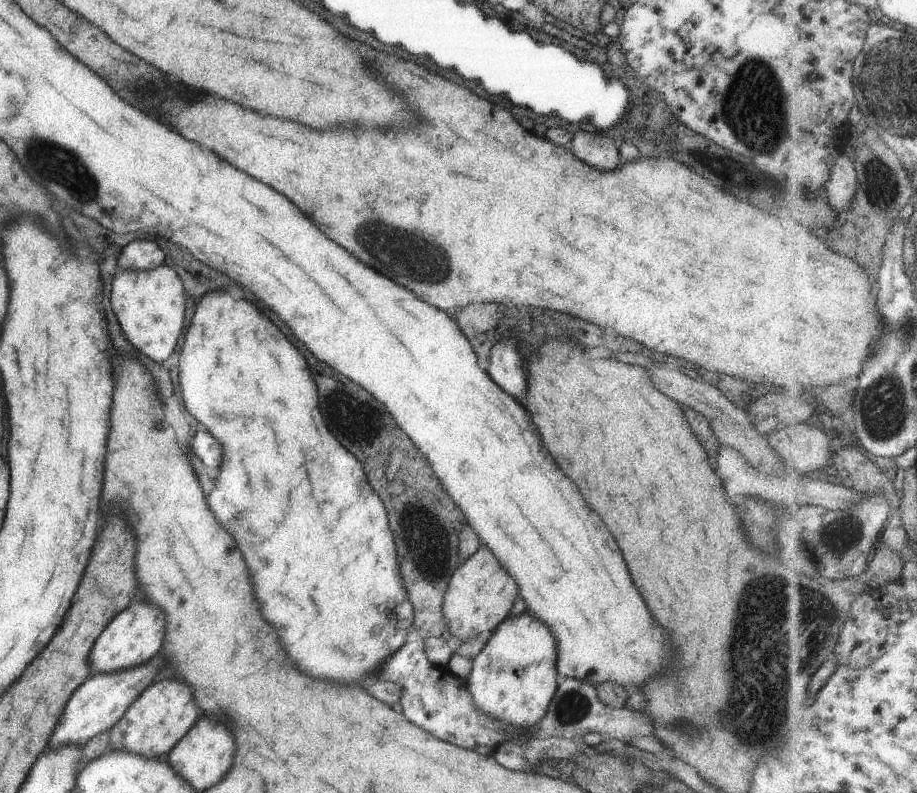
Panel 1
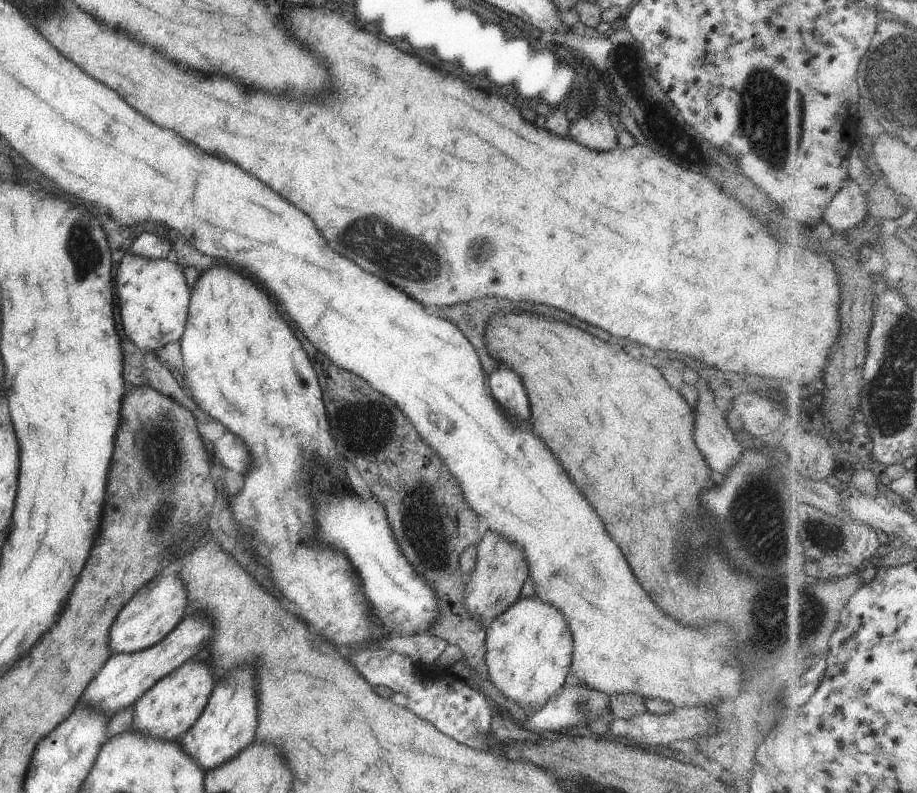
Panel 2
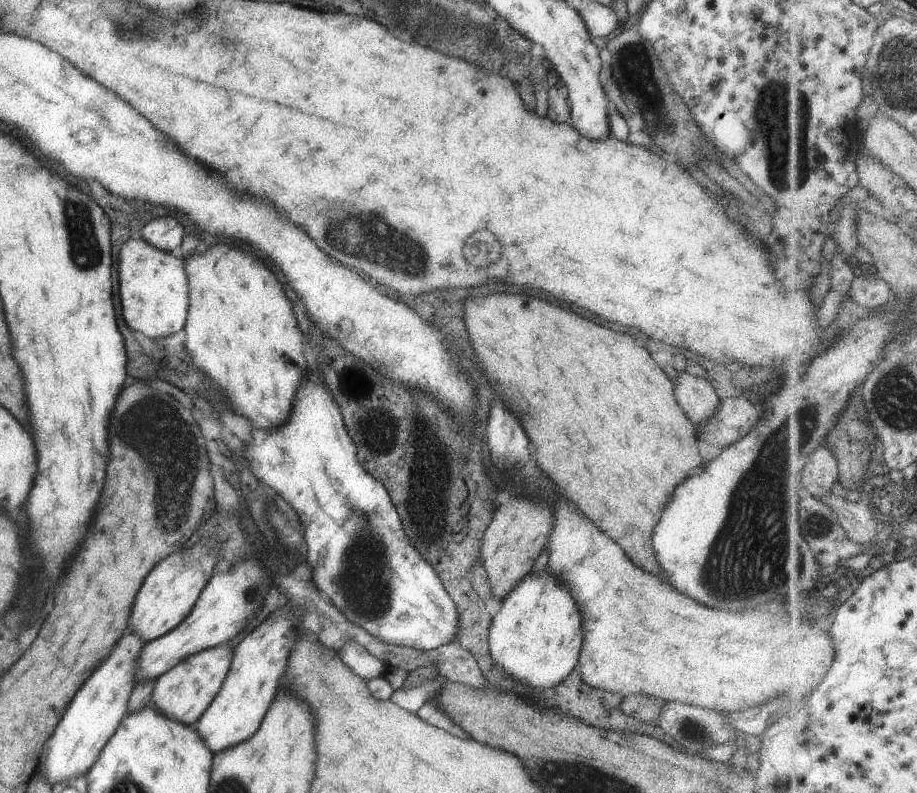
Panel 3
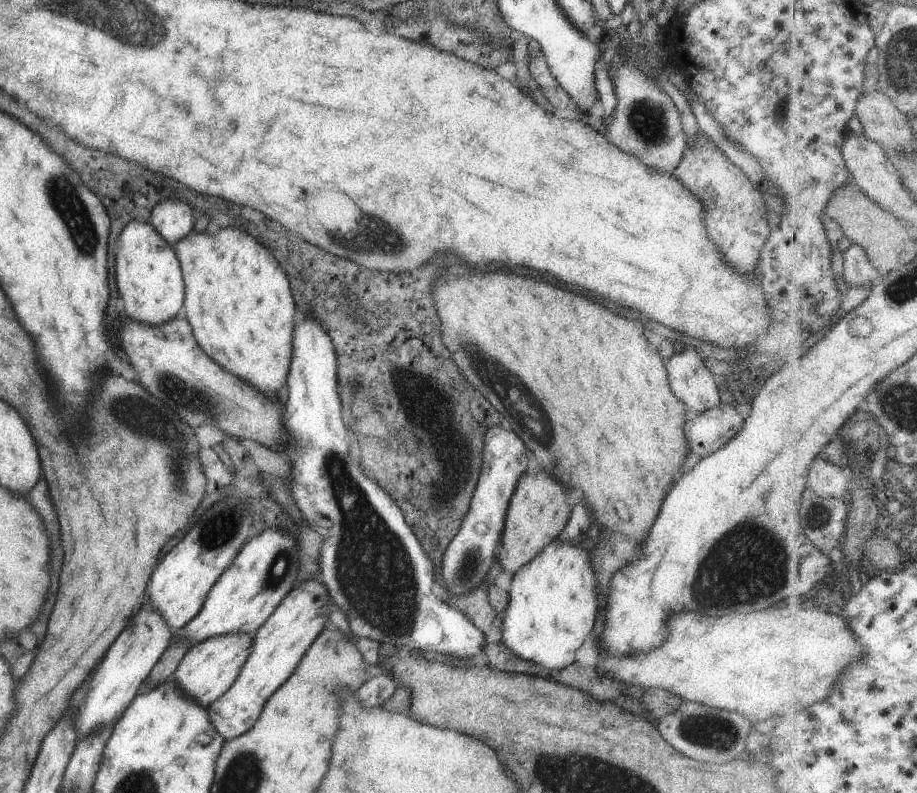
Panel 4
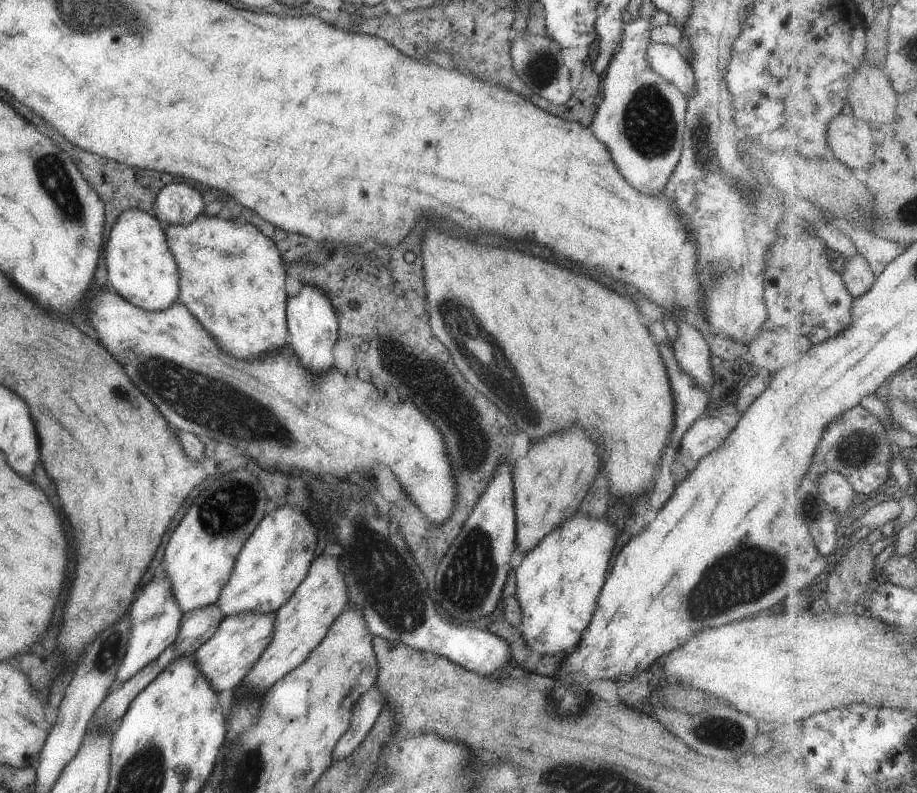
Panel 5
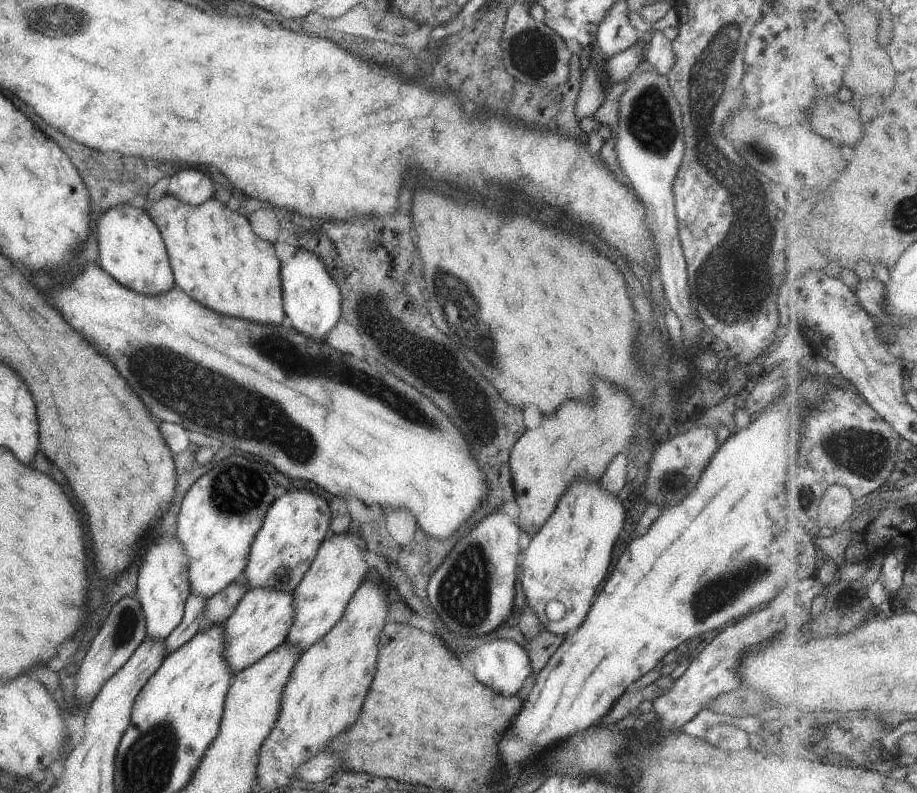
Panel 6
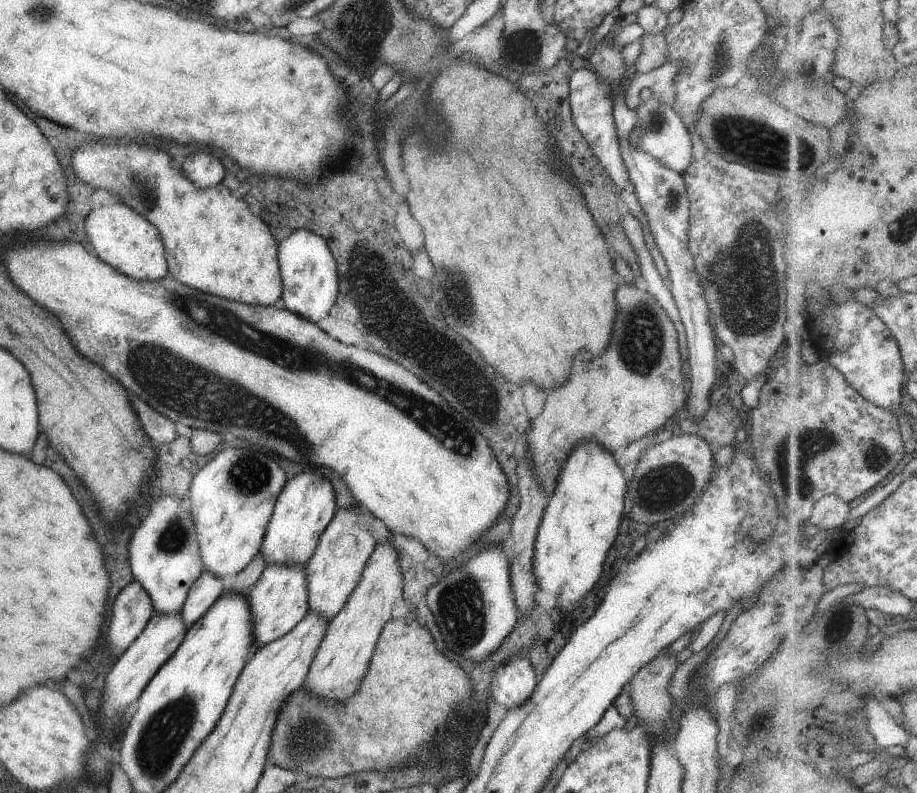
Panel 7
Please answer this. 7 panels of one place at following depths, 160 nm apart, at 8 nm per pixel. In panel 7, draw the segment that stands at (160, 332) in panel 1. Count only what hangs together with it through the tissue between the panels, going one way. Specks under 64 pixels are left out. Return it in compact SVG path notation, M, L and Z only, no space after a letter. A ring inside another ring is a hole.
M121 203L91 209L84 218L87 244L101 262L138 281L154 281L167 276L163 245L157 229L140 214Z

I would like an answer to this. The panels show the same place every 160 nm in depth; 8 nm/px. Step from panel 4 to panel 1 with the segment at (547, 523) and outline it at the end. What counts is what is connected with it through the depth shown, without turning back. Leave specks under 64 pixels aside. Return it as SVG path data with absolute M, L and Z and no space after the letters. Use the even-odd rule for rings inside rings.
M480 545L449 577L442 602L442 613L448 628L446 637L454 646L483 630L493 630L510 614L517 595L515 581L504 571L493 553L486 546Z

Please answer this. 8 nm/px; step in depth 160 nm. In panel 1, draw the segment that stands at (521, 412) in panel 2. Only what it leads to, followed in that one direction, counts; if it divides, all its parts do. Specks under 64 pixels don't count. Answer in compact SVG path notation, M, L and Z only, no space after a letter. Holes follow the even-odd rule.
M503 338L493 348L490 348L488 358L483 363L491 380L517 400L523 398L523 390L525 390L525 380L523 380L519 356L521 354L515 348L515 340Z

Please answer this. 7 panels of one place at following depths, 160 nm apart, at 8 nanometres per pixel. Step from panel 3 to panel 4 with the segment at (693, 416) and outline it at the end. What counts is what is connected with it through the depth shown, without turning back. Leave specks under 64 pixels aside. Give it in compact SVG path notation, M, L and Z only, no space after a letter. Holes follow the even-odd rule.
M685 345L681 352L665 360L668 386L679 402L696 415L720 403L719 380L701 362L701 356Z

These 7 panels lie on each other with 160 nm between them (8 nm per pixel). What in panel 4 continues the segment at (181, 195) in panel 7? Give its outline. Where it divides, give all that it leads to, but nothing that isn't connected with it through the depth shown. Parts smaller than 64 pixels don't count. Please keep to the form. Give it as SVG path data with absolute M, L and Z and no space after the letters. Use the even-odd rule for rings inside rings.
M223 228L217 234L190 232L172 244L178 258L183 282L184 299L180 315L191 327L199 348L223 370L238 376L267 398L273 398L285 384L292 351L293 298L289 282L271 254L249 234L237 228Z

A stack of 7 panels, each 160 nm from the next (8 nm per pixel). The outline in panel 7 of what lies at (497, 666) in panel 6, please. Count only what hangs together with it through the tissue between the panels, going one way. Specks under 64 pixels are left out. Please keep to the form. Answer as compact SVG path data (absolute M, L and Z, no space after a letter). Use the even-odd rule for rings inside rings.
M511 656L503 665L497 667L491 675L490 696L494 702L505 709L514 709L531 696L538 683L531 669L529 659Z

